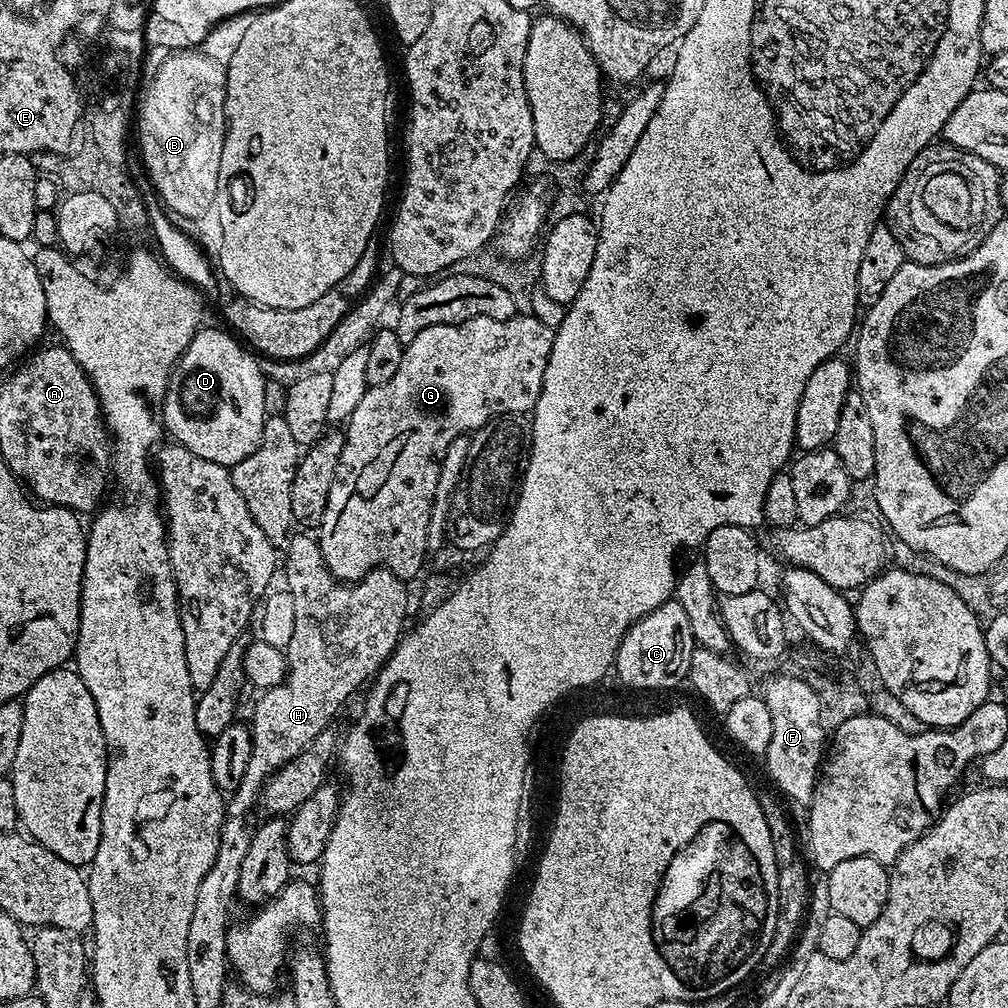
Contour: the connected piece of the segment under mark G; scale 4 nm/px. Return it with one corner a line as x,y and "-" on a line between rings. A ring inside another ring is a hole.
517,314
508,320
475,316
474,319
461,324
430,326
419,332
414,338
414,342
404,345
402,362
398,366
398,371
394,373
394,378
390,378
390,382
386,382
386,386
369,388
368,393
362,398
362,402
358,402
358,410
354,410
352,417
346,421
344,449
340,455
338,470
334,474
334,486
330,486
330,502
326,502
326,514
318,529
322,558
337,580
355,582
364,579
366,574
370,574
376,568
389,568
398,579
411,582
423,570
424,559
430,556
427,546
427,531
430,525
435,486
438,483
440,460
446,454
447,447
454,439
477,432
480,427
497,416
531,413
532,407
538,402
538,394
542,390
542,378
546,374
548,355
554,346
555,337
554,329
545,326
543,322
538,322
538,318
534,318
530,314
524,314
524,316

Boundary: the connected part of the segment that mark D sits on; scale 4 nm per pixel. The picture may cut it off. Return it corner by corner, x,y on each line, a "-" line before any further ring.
201,327
190,346
186,346
186,350
180,355
179,362
172,370
172,377
168,380
162,419
167,435
175,443
198,454
198,458
231,466
254,454
262,440
262,426
266,419
262,390
266,377
260,368
260,360
231,331
221,328

